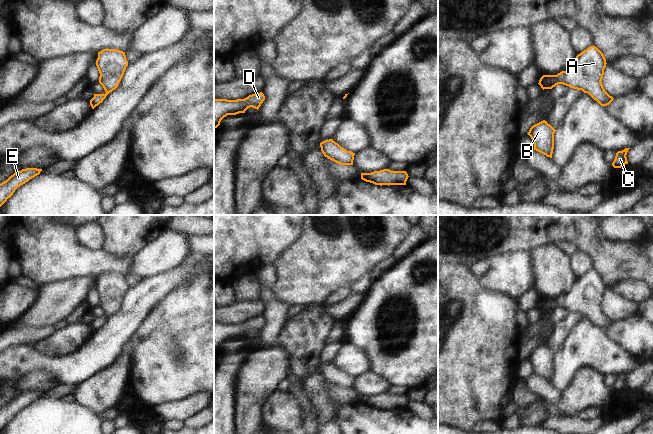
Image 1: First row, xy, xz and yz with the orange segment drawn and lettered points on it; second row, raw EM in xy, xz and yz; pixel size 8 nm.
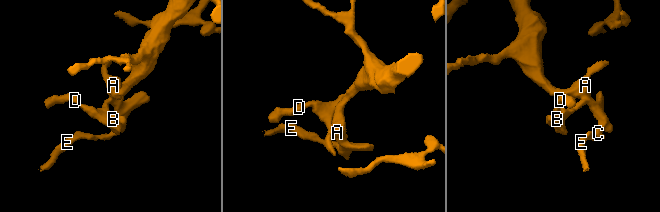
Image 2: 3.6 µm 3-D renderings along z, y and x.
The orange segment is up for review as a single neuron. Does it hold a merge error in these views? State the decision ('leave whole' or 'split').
leave whole

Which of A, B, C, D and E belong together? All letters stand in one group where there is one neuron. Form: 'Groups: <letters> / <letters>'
Groups: A B C D E

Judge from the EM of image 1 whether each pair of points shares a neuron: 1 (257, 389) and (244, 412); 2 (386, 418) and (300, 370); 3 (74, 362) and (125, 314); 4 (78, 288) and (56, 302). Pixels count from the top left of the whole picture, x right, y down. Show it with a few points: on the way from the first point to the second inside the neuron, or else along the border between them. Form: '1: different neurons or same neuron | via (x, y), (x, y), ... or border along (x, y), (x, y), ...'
1: same neuron | via (252, 395), (249, 406)
2: different neurons | border along (315, 371), (311, 372), (302, 384)
3: same neuron | via (88, 355), (115, 328)
4: same neuron | via (73, 292), (61, 298)

